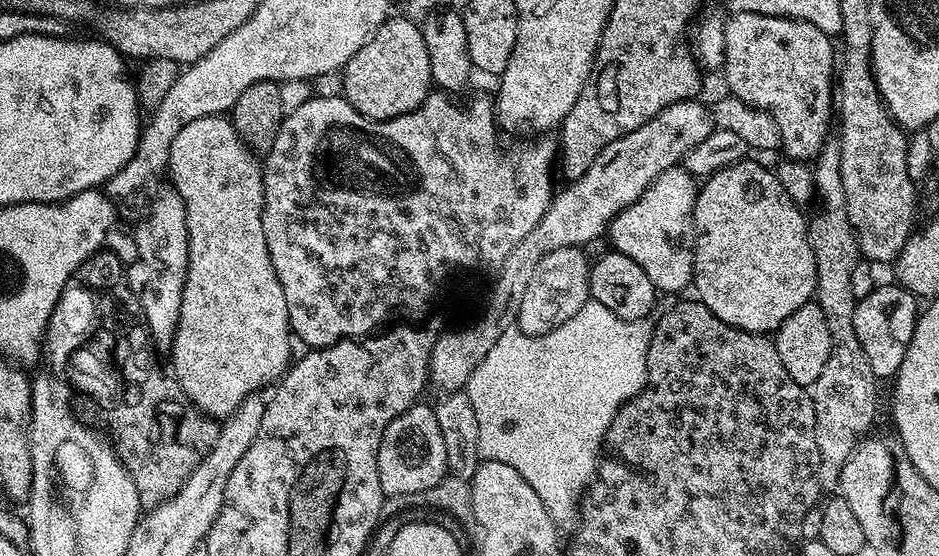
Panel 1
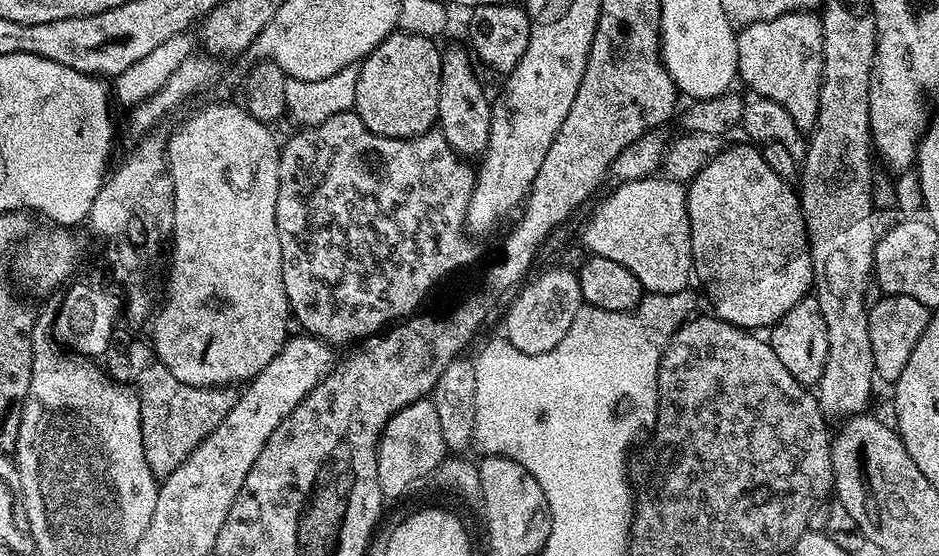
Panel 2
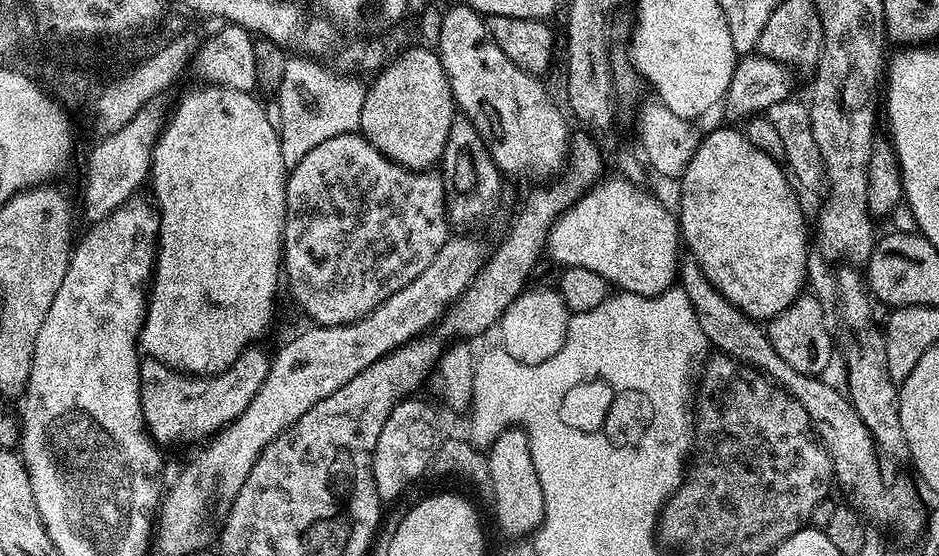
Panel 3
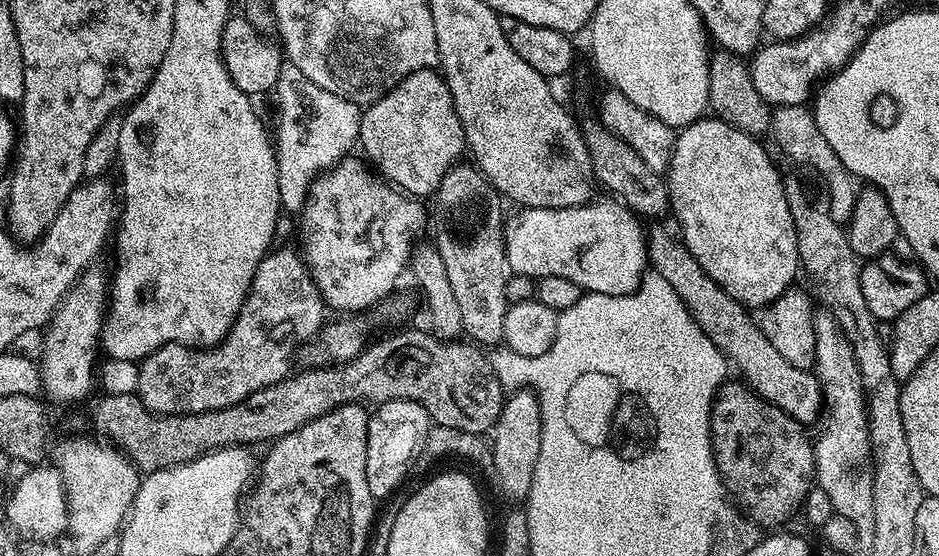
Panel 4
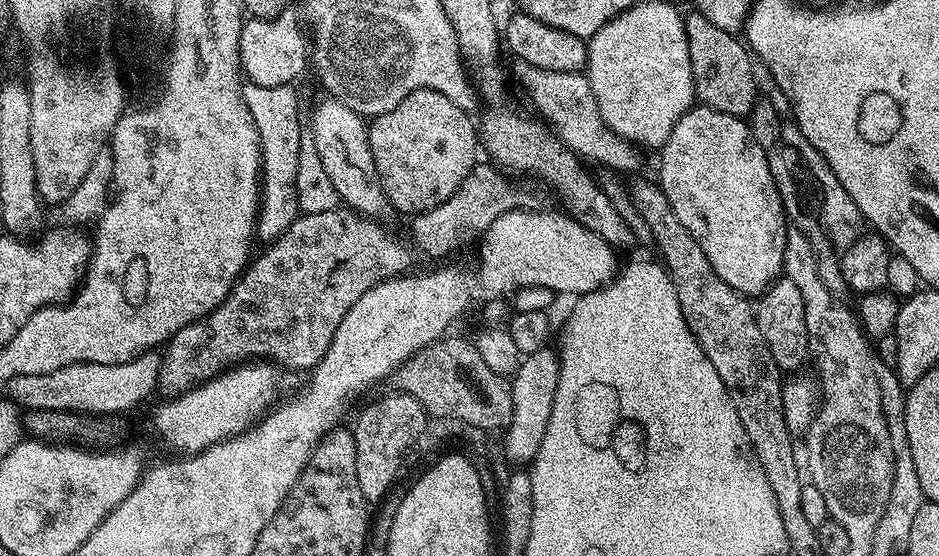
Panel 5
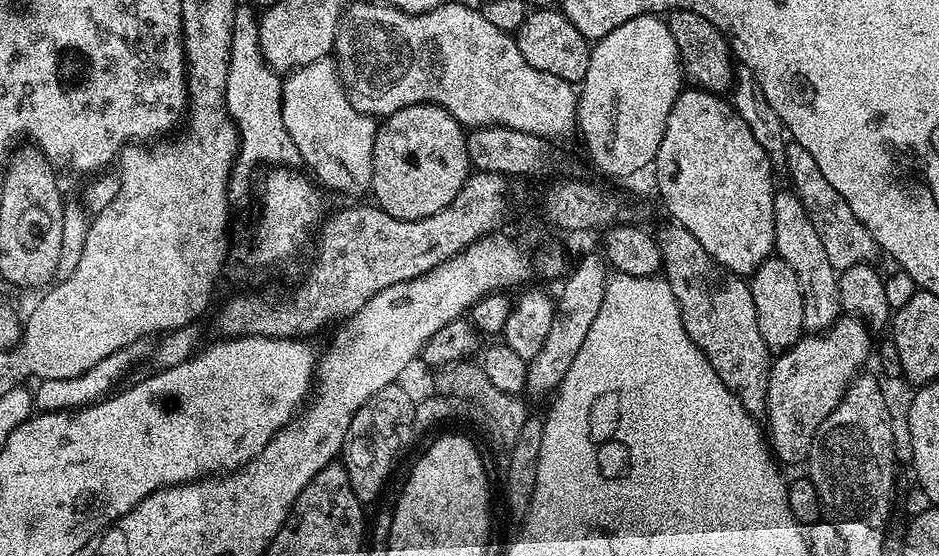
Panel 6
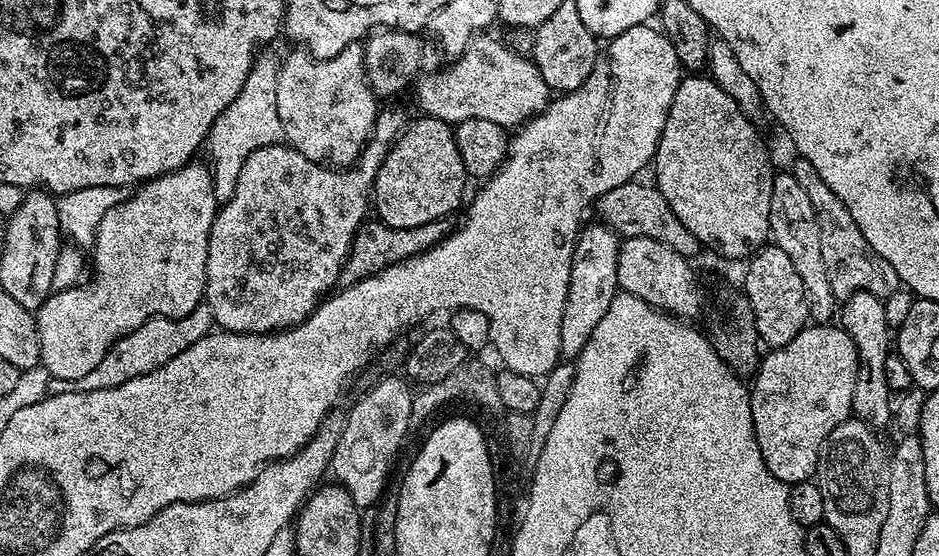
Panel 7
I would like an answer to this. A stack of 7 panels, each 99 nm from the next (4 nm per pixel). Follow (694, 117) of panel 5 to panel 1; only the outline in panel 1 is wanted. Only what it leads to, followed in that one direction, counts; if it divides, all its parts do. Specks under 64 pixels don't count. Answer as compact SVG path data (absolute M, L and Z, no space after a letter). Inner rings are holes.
M745 158L718 170L699 185L692 222L694 251L692 284L701 304L706 305L722 322L747 332L775 333L776 329L803 304L816 295L816 263L808 238L809 221L804 220L801 205L795 204L782 190L775 171Z

